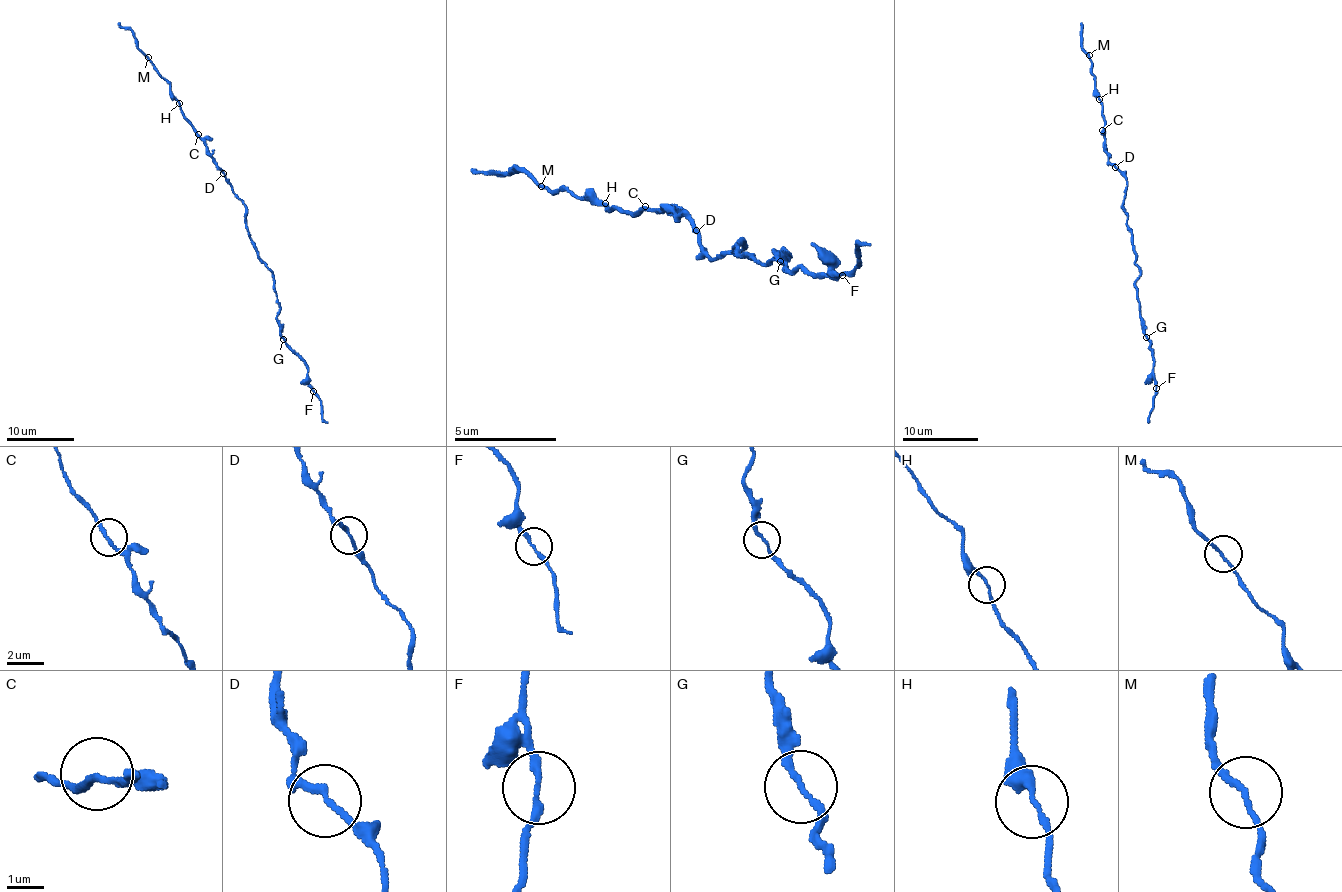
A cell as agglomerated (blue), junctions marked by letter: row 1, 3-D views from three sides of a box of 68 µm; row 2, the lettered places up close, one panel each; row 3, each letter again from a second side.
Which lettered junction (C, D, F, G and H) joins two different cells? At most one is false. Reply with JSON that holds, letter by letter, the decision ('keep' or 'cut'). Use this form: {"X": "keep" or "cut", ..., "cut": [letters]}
{"C": "keep", "D": "keep", "F": "keep", "G": "keep", "H": "keep", "cut": []}

